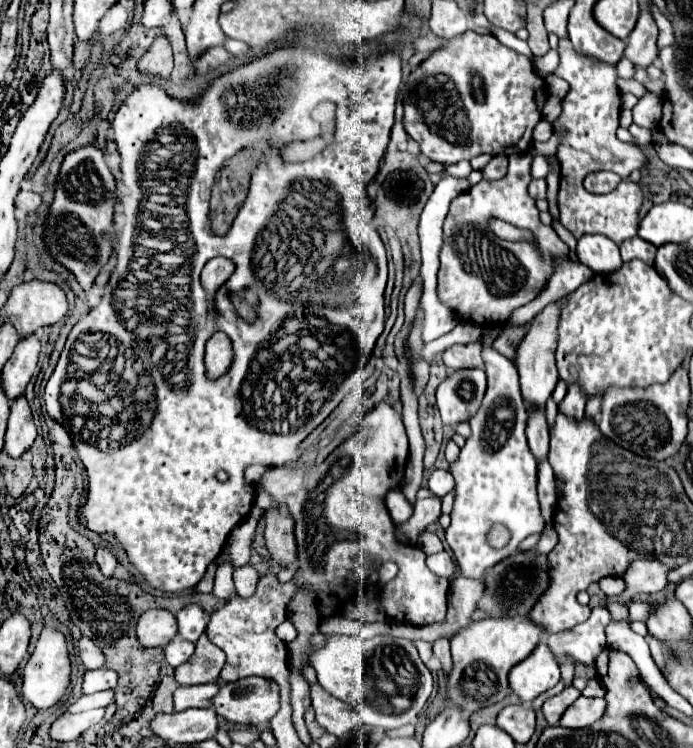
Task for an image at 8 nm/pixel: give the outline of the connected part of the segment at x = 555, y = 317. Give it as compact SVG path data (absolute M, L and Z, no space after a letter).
M565 296L547 304L533 318L527 336L523 338L521 346L517 348L515 364L517 364L519 378L521 378L521 394L527 402L527 406L545 406L547 398L553 394L553 390L557 386L559 376L557 376L557 366L555 366L555 348L557 348L557 322L559 322L559 312L561 312L563 300L565 300Z

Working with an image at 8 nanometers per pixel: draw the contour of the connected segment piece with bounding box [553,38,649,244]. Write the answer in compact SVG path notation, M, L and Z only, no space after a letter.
M559 40L561 64L557 76L571 84L567 96L561 100L561 114L553 128L561 128L561 144L557 146L557 160L561 164L561 188L557 196L559 220L575 236L583 234L605 234L613 242L621 244L627 238L637 236L639 208L643 204L643 194L637 184L623 180L609 194L591 194L583 188L583 178L597 170L611 170L627 178L633 170L647 168L647 158L639 146L621 142L615 132L619 126L621 112L621 92L617 88L617 68L605 64L597 58L579 54L571 40Z

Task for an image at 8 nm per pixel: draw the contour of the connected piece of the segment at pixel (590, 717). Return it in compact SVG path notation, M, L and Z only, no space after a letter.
M579 696L561 716L559 724L565 728L585 728L591 726L601 714L605 712L605 700L603 698L585 698Z

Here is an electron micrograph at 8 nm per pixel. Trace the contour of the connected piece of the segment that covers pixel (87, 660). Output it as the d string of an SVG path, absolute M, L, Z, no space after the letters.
M81 638L79 640L77 654L79 654L79 660L85 666L85 670L97 670L97 668L105 666L105 658L91 638Z

